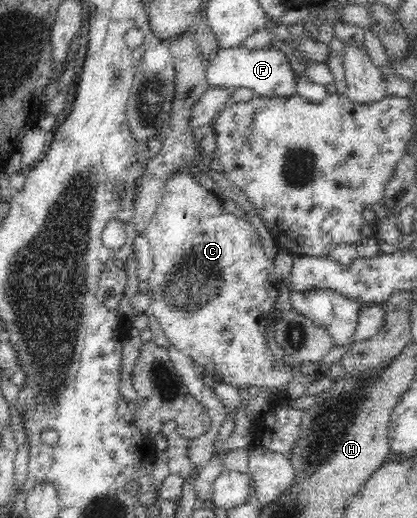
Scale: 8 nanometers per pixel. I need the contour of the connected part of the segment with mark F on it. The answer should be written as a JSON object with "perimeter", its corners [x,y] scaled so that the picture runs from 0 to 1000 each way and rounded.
{"perimeter":[[[583,87],[564,93],[525,91],[499,112],[494,156],[506,170],[602,172],[614,187],[691,189],[710,183],[710,153],[700,149],[683,102],[652,89],[595,97]]]}

